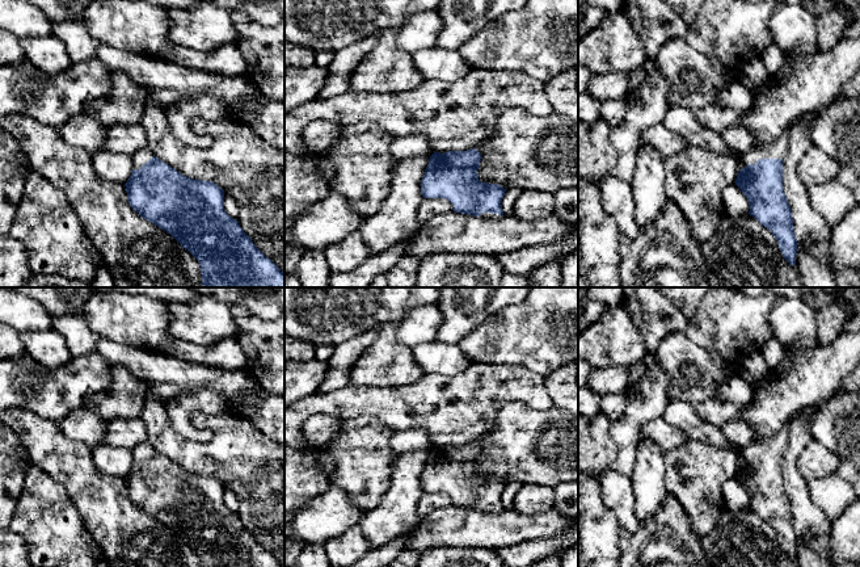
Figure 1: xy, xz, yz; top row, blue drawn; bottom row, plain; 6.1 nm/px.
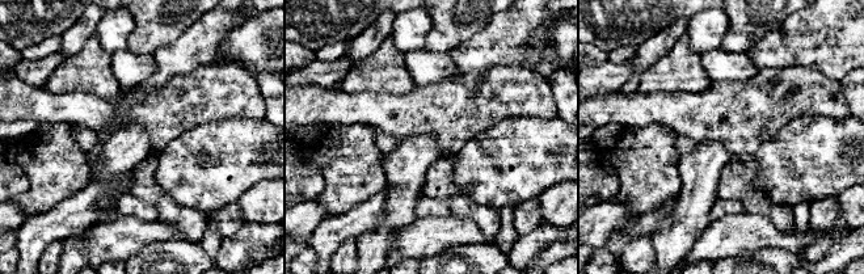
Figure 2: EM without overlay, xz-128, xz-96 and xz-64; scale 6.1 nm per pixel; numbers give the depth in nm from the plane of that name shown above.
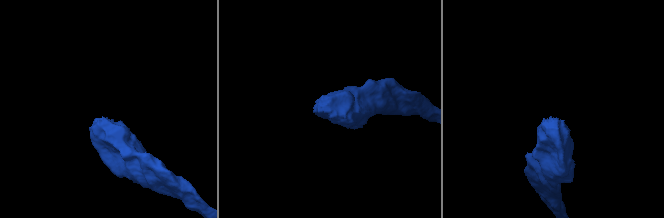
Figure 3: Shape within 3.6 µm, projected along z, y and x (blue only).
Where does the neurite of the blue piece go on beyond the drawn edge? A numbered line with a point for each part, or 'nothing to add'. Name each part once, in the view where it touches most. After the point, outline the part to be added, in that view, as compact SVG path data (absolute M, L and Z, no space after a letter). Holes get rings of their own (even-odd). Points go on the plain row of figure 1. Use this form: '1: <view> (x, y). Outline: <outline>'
1: yz (776, 444). Outline: M788 424L773 437L764 442L754 442L741 449L739 463L747 458L755 458L759 453L784 453L788 445Z

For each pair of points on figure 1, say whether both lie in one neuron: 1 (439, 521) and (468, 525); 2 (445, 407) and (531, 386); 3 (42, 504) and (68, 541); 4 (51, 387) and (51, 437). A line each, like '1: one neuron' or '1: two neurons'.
1: one neuron
2: one neuron
3: one neuron
4: two neurons

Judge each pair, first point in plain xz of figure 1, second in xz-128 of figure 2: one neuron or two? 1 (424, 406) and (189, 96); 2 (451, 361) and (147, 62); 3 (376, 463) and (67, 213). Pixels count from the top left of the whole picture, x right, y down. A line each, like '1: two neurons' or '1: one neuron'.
1: one neuron
2: one neuron
3: two neurons

